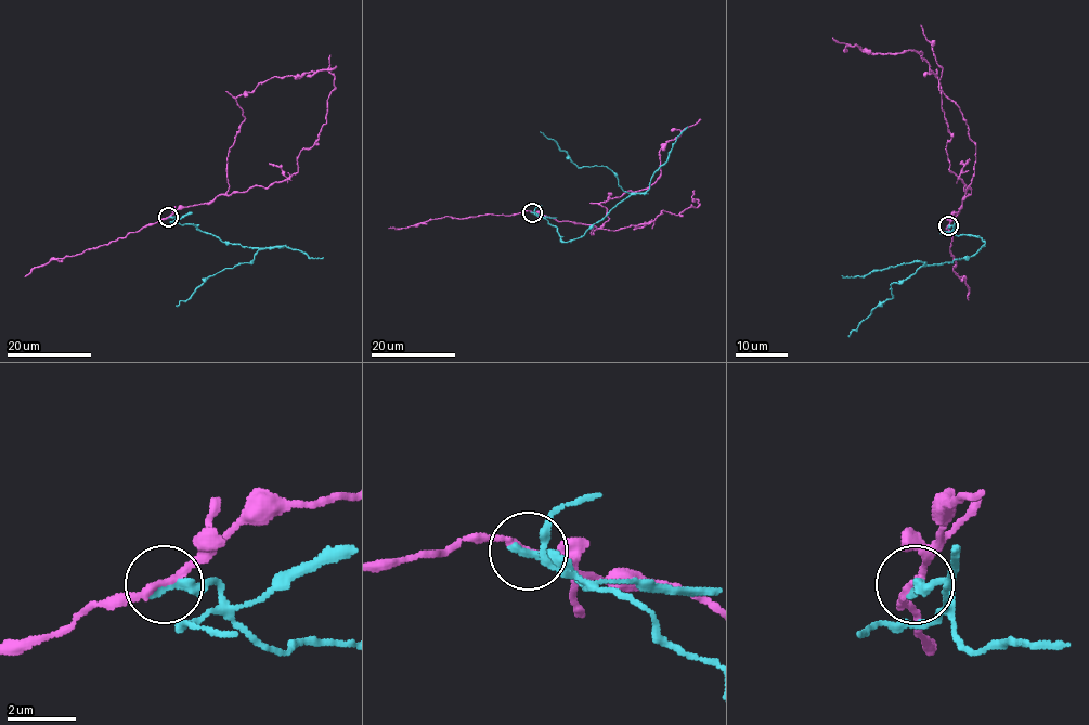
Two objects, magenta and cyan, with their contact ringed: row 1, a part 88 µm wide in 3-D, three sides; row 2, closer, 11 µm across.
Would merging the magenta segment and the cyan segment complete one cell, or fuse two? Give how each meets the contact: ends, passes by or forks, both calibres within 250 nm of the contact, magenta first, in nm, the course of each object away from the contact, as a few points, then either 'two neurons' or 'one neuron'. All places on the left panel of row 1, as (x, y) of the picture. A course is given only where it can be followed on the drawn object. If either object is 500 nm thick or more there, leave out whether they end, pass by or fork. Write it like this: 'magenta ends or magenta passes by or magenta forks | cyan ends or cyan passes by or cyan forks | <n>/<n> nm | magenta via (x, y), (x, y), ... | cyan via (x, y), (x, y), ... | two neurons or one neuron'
magenta passes by | cyan ends | 200/320 nm | magenta via (169, 217), (210, 203), (229, 188), (228, 152), (245, 119), (235, 99), (274, 76), (297, 78), (337, 67) | cyan via (169, 217), (181, 224), (194, 224), (222, 242), (264, 248), (253, 260), (224, 268), (206, 280), (176, 306) | two neurons

